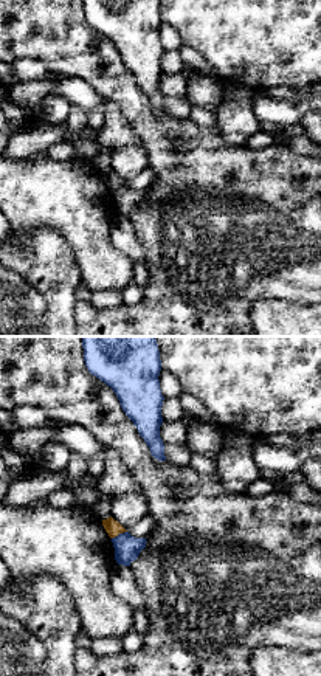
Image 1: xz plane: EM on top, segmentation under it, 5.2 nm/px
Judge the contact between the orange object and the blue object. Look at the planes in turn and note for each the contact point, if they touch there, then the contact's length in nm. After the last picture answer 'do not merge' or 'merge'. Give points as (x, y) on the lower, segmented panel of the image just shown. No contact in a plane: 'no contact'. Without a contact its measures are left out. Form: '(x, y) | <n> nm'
(118, 534) | 90 nm

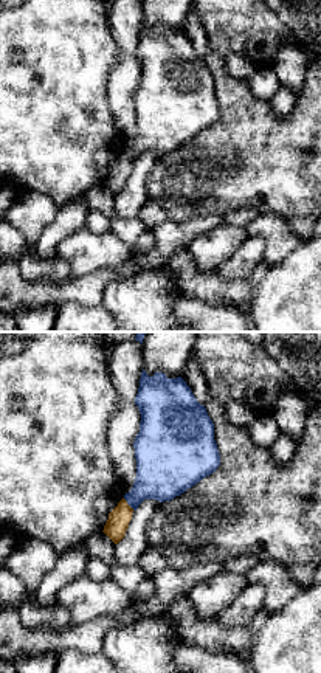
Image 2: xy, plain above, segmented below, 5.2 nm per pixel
(127, 504) | 90 nm

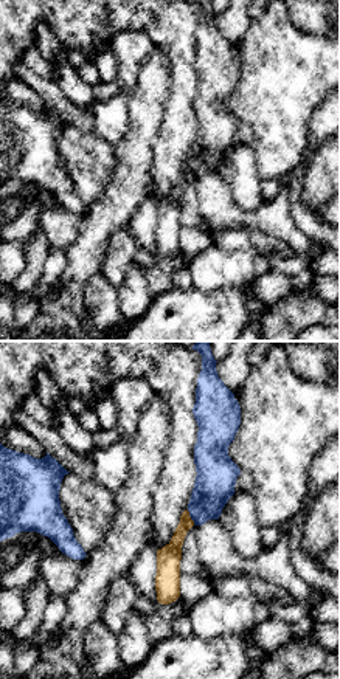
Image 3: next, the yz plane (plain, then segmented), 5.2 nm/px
(190, 517) | 80 nm

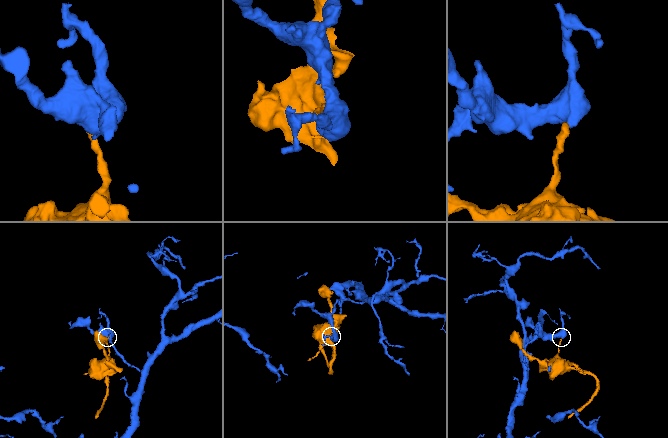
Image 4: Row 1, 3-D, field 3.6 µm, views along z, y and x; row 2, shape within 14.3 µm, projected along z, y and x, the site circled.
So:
do not merge

